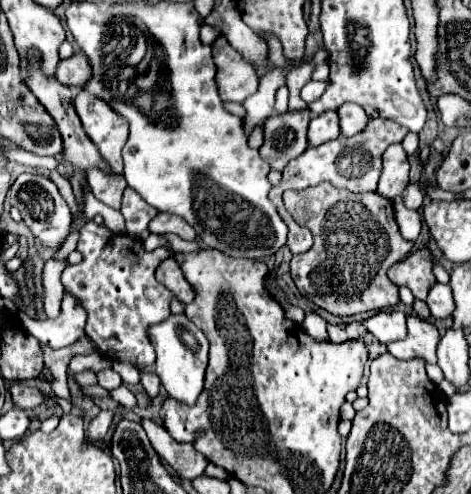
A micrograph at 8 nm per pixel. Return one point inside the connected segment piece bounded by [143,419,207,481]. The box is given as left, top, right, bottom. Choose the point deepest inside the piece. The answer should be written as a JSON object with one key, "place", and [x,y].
{"place":[189,463]}

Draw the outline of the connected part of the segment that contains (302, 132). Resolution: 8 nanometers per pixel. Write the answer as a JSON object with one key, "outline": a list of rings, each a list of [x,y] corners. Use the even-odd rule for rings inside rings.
{"outline":[[[289,111],[287,115],[275,115],[263,121],[265,141],[259,153],[273,169],[281,171],[291,159],[307,149],[309,121],[311,111]]]}

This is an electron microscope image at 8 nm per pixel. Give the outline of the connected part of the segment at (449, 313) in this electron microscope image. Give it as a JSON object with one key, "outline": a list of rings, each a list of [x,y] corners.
{"outline":[[[437,283],[437,285],[429,291],[427,305],[429,305],[431,315],[433,315],[435,319],[449,319],[449,317],[453,317],[455,299],[453,299],[451,287]]]}

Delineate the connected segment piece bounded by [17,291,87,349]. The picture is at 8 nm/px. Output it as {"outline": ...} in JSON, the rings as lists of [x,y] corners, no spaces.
{"outline":[[[65,291],[63,301],[61,301],[61,313],[57,319],[37,321],[37,319],[27,317],[23,311],[19,311],[17,321],[35,339],[47,343],[53,349],[61,349],[75,343],[79,337],[83,337],[87,311],[71,293]]]}

